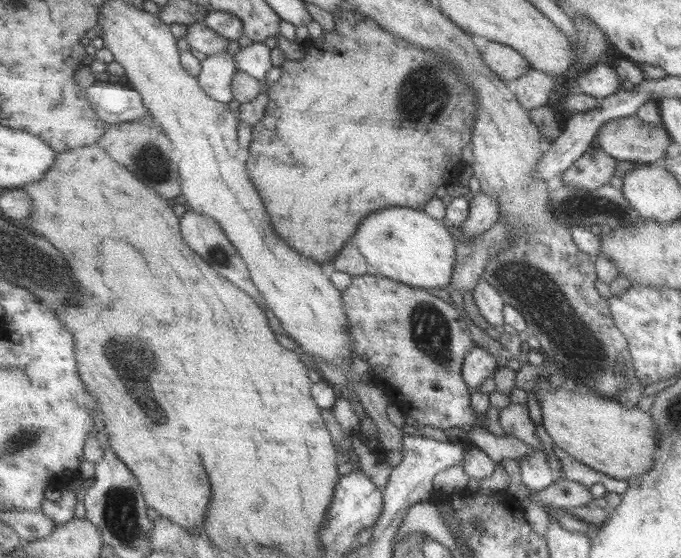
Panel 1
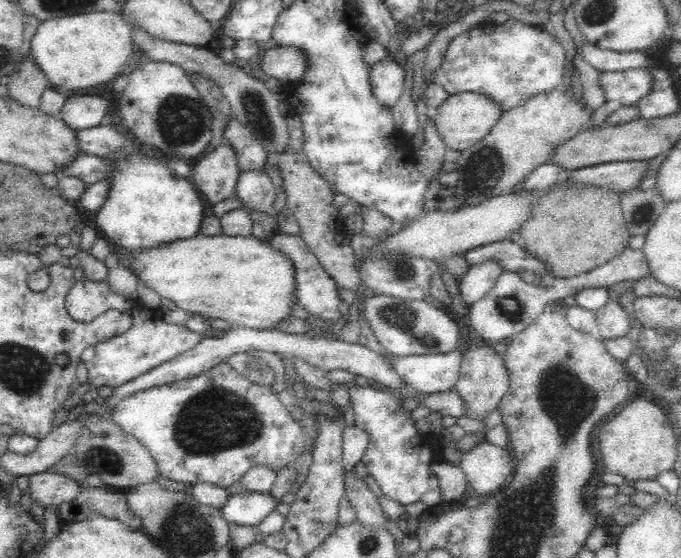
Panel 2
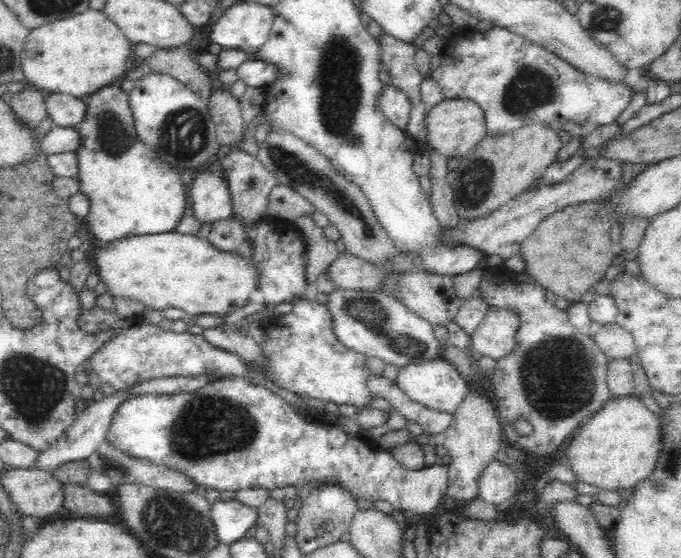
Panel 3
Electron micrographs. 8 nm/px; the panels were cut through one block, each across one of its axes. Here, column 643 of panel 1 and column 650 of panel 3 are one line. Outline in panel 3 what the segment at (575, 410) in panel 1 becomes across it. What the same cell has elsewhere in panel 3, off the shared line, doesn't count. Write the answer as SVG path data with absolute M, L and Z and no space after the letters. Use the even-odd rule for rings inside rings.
M627 395L609 400L586 424L580 425L578 434L574 435L566 448L566 460L576 481L595 486L600 491L616 491L619 488L632 488L639 480L646 478L656 468L658 452L660 452L658 417L648 411L636 396Z

